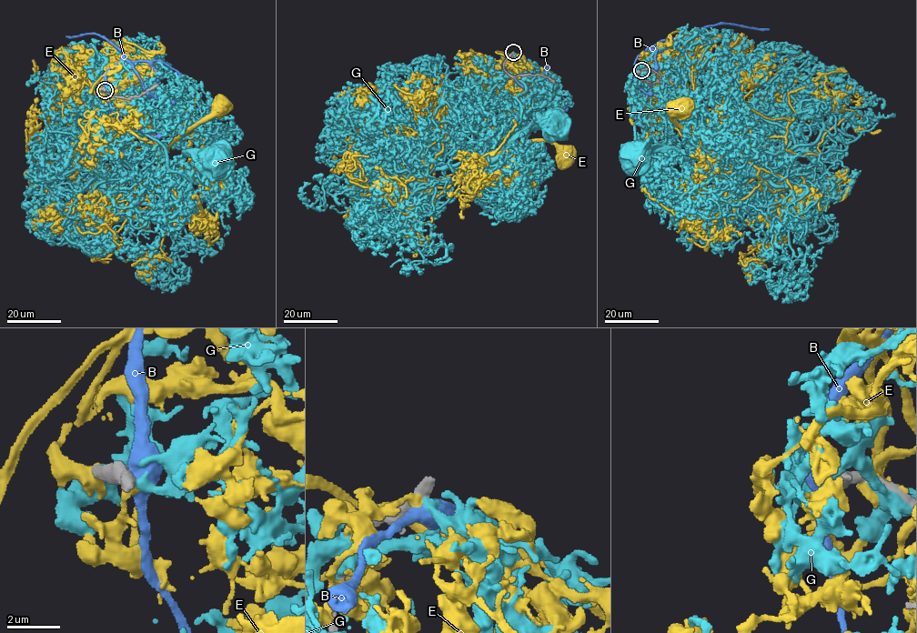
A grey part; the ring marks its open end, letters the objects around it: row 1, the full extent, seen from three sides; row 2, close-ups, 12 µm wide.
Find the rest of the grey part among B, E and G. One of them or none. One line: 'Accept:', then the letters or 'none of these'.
Accept: none of these

